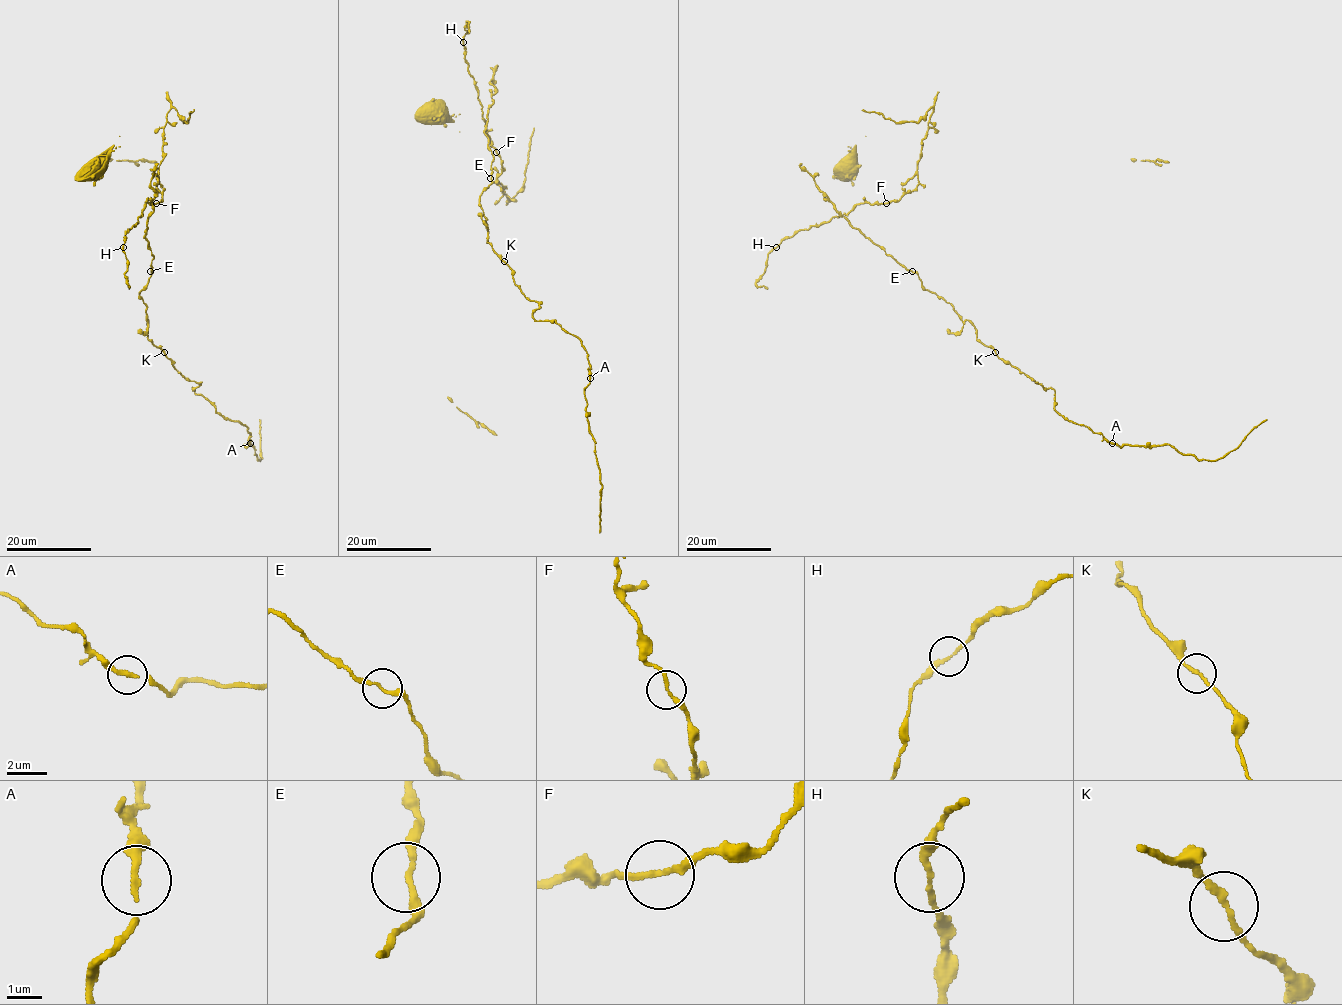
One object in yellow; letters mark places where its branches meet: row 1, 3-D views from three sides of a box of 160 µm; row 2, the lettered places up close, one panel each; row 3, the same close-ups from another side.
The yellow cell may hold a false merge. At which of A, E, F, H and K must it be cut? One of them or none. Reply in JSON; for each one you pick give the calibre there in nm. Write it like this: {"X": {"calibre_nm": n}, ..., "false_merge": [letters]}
{"false_merge": []}

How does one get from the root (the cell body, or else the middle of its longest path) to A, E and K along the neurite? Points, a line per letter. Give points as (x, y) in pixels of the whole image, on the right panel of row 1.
A: (859, 230), (969, 320), (977, 338), (1001, 360), (1052, 388), (1060, 415), (1111, 443)
E: (859, 230), (912, 271)
K: (859, 230), (905, 268), (915, 271), (921, 285), (949, 302), (963, 321), (969, 320), (977, 338), (996, 352)

